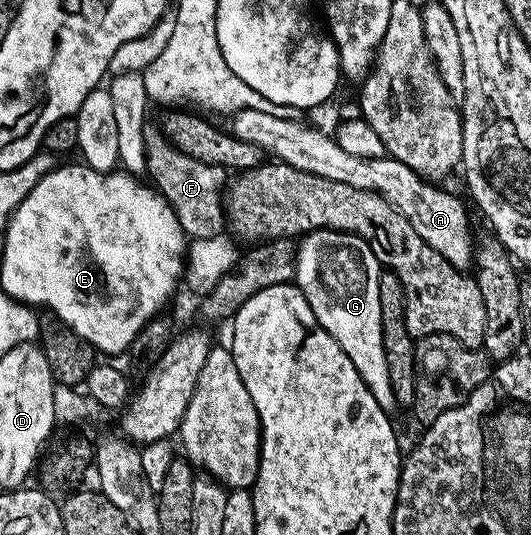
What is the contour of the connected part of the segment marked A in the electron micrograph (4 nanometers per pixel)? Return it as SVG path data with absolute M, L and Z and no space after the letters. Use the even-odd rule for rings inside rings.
M244 108L232 113L232 135L243 142L255 142L270 157L276 158L280 163L289 164L295 170L303 170L315 174L319 178L327 178L331 182L343 182L347 186L355 186L359 190L380 192L383 199L392 206L396 212L403 214L411 226L415 226L415 234L427 242L451 266L465 270L475 260L475 239L469 233L469 216L465 213L465 204L457 196L428 184L426 177L420 172L411 170L403 162L393 159L386 154L381 157L365 158L349 154L337 144L332 135L320 132L317 128L308 128L300 124L300 119L288 120L277 118L273 114L263 114L263 110Z

